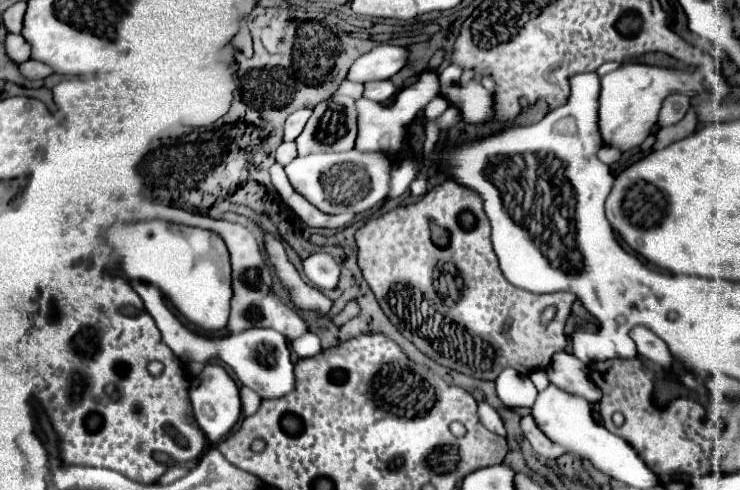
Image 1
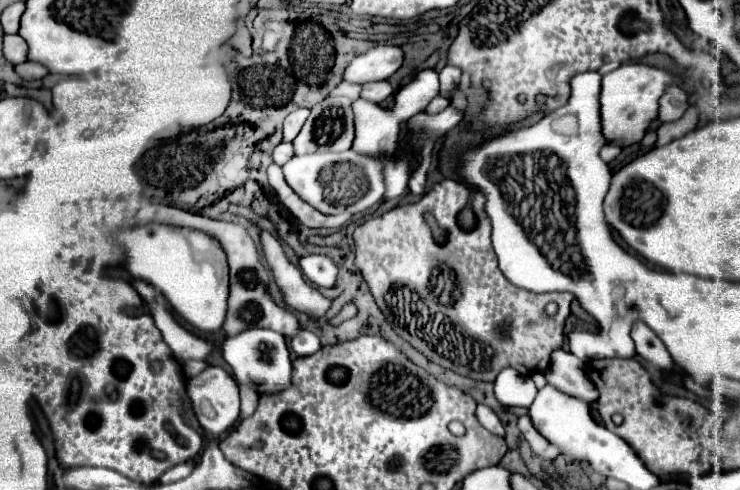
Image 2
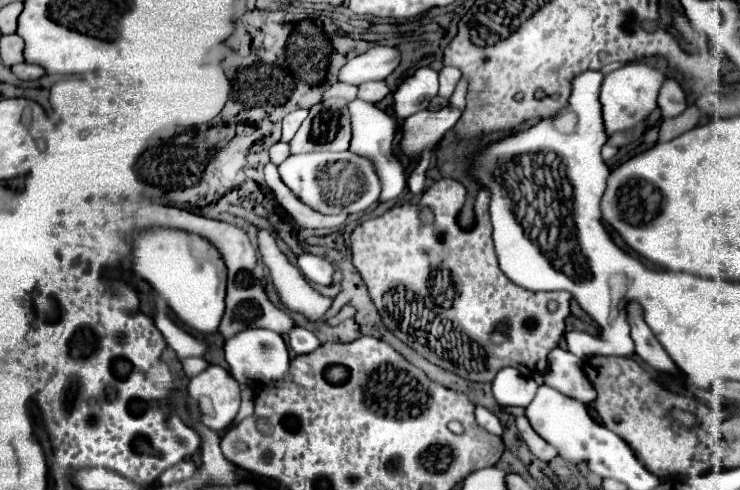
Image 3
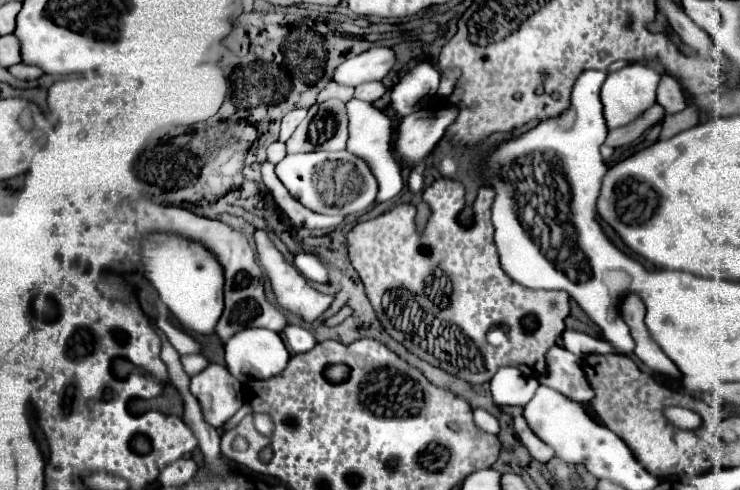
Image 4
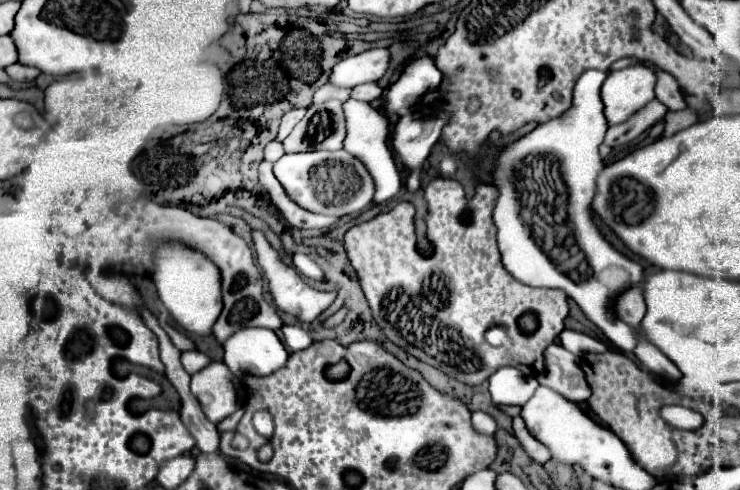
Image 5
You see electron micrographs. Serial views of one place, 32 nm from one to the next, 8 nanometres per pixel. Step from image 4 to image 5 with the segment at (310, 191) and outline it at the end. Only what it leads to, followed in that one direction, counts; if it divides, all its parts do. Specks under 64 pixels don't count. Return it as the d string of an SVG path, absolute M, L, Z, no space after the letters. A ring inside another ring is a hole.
M302 152L302 154L284 154L274 162L274 176L288 192L290 200L306 208L308 212L326 214L326 216L344 216L362 212L372 204L374 184L366 168L352 154L338 152Z

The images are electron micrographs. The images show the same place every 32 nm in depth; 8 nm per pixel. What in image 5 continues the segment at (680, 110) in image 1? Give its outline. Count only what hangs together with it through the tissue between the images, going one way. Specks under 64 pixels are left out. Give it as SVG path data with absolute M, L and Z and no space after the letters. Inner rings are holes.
M656 70L656 98L662 100L662 104L668 106L668 110L684 110L684 94L680 92L680 86L672 74L666 70Z

